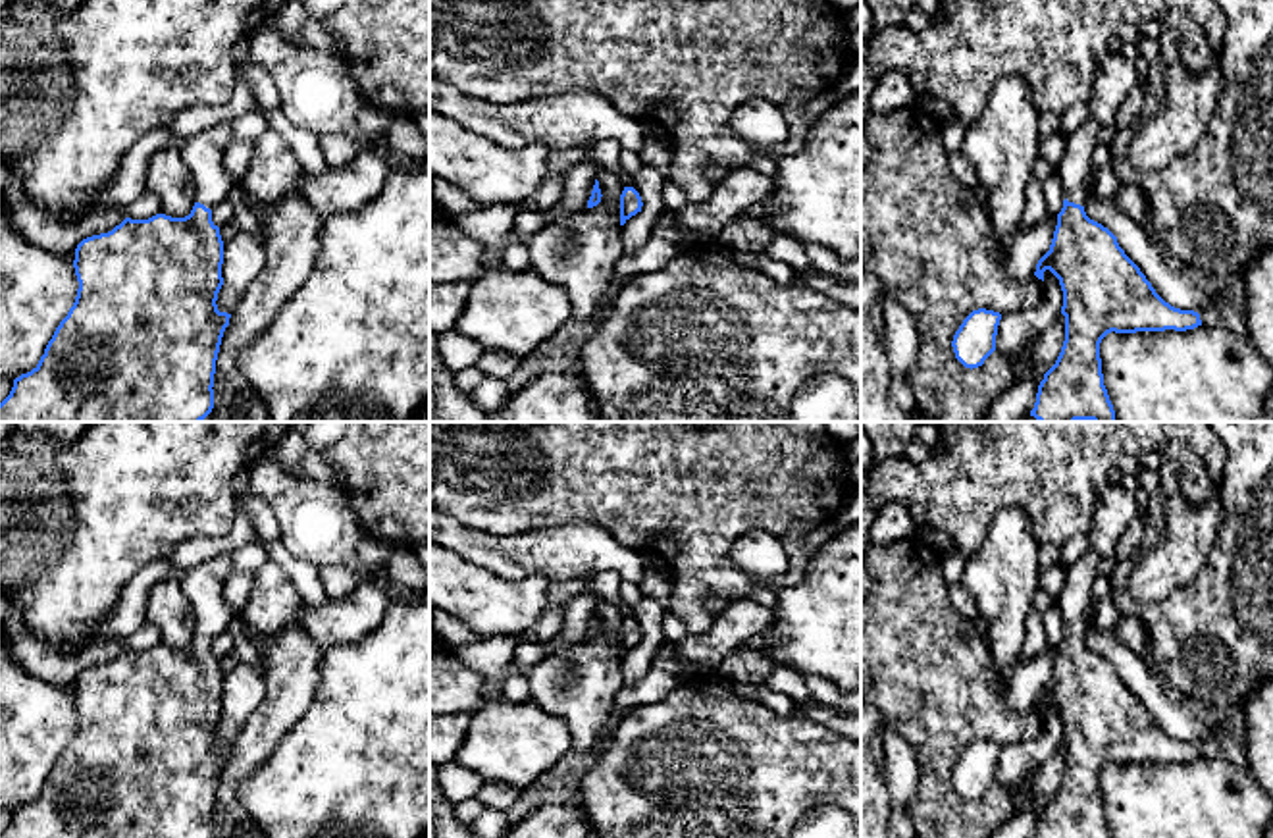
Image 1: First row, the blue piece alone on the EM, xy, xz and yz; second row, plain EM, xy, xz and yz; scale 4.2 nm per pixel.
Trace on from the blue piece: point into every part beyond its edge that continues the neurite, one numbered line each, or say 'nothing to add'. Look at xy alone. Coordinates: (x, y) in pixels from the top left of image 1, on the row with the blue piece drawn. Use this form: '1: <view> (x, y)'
1: xy (205, 155)

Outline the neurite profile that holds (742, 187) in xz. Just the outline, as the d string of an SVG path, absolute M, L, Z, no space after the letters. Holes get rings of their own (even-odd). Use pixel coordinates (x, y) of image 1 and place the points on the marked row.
M751 168L732 170L703 202L688 202L672 212L678 225L689 231L699 245L716 241L720 231L743 216L745 210L770 196L774 179Z

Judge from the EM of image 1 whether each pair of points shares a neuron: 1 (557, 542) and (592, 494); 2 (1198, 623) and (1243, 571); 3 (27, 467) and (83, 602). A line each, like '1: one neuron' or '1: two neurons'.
1: two neurons
2: one neuron
3: one neuron

